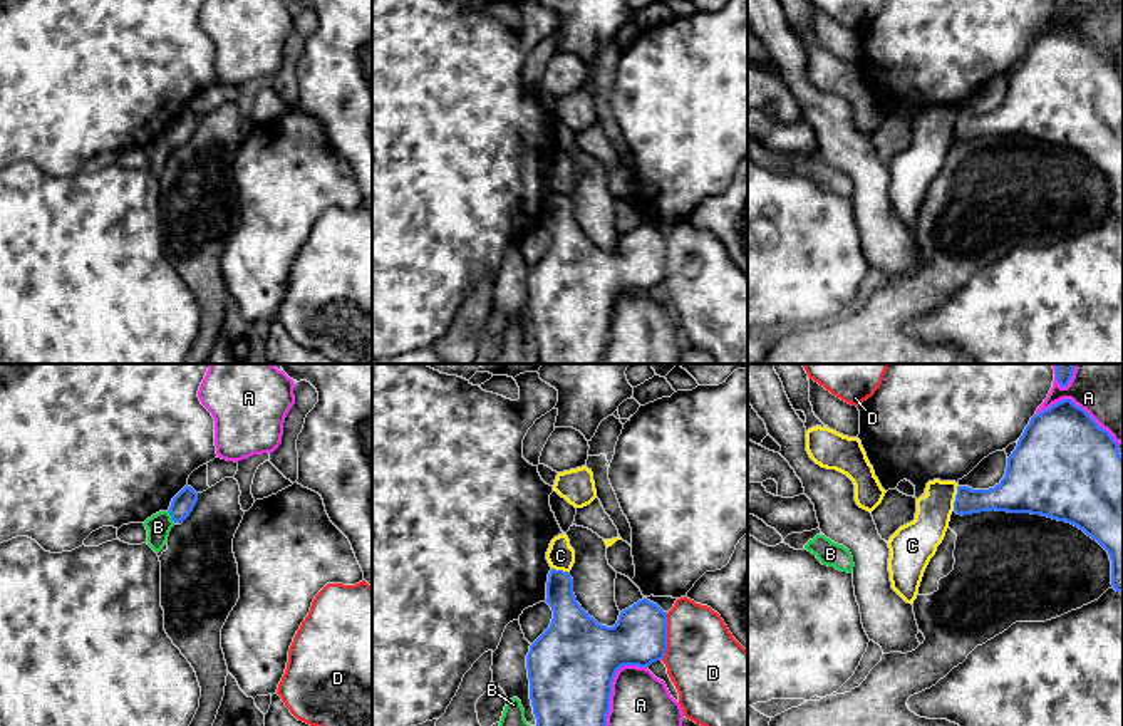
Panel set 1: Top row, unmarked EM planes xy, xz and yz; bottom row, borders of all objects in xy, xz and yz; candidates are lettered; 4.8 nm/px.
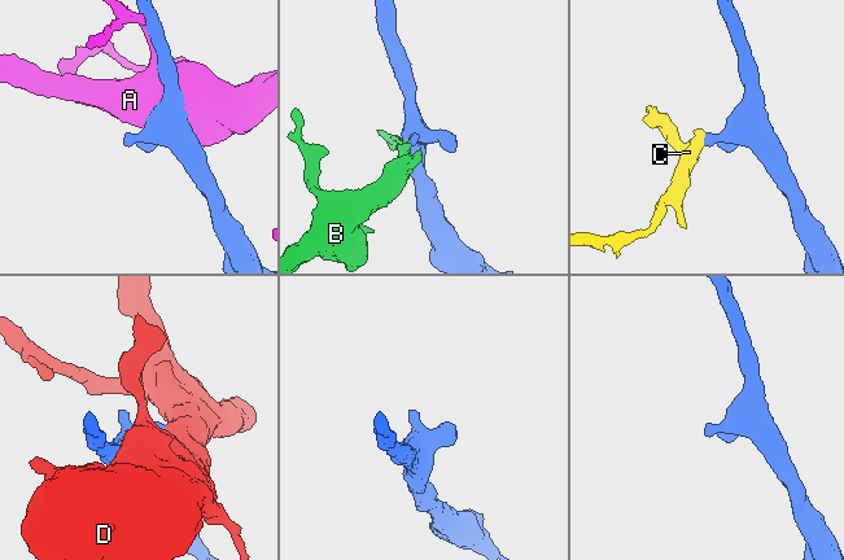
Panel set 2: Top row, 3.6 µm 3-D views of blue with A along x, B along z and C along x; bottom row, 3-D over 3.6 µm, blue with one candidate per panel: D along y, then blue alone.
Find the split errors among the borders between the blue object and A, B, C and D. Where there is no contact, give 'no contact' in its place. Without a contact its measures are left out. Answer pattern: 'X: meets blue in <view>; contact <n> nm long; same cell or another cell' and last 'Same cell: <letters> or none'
A: meets blue in yz; contact 440 nm long; another cell
B: meets blue in xy; contact 70 nm long; another cell
C: meets blue in yz; contact 130 nm long; another cell
D: meets blue in xz; contact 240 nm long; another cell
Same cell: none

